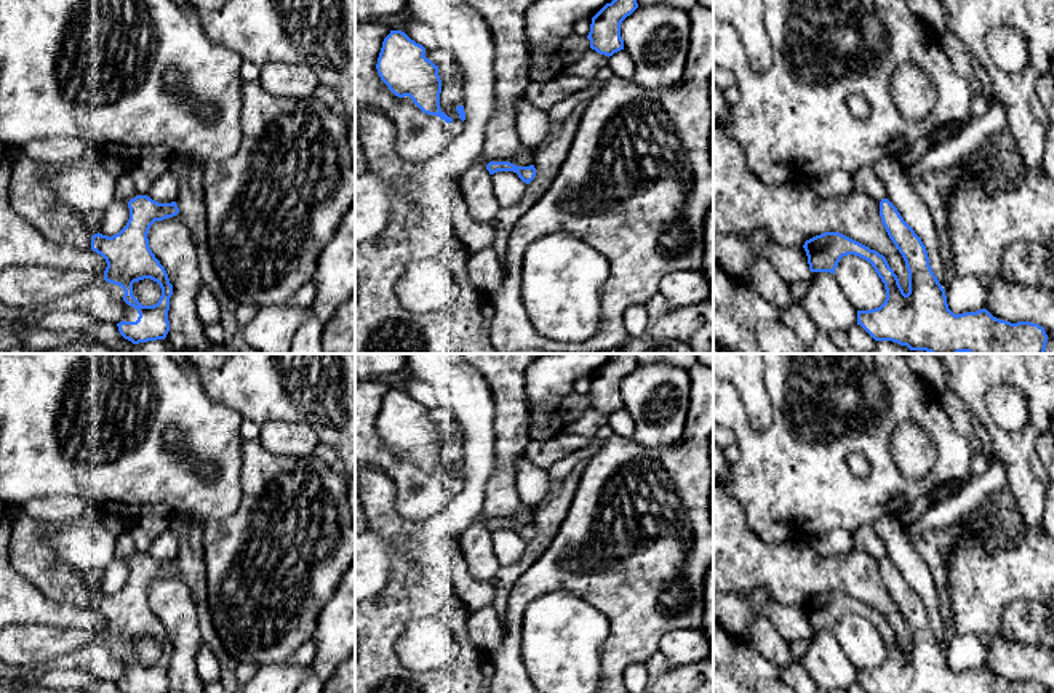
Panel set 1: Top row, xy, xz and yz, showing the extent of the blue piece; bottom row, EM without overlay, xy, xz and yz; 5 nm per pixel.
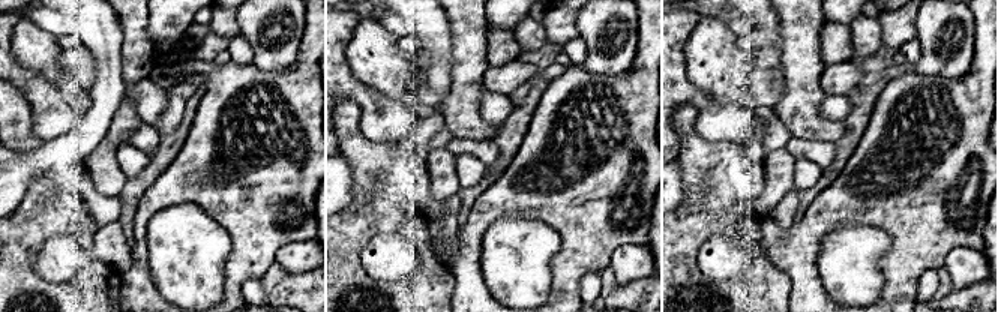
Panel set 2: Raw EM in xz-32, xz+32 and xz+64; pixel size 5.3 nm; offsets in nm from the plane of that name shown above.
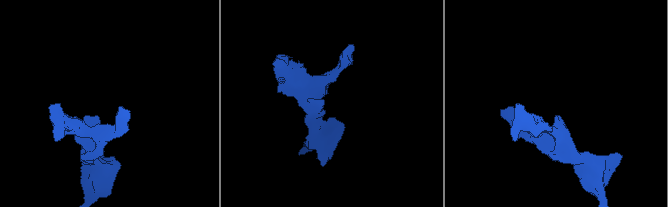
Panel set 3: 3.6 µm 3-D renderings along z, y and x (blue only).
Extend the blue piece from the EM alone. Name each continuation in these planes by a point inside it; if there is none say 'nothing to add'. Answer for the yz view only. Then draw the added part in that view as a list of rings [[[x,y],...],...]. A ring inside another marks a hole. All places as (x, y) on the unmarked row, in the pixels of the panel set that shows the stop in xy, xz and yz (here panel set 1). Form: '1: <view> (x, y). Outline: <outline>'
nothing to add

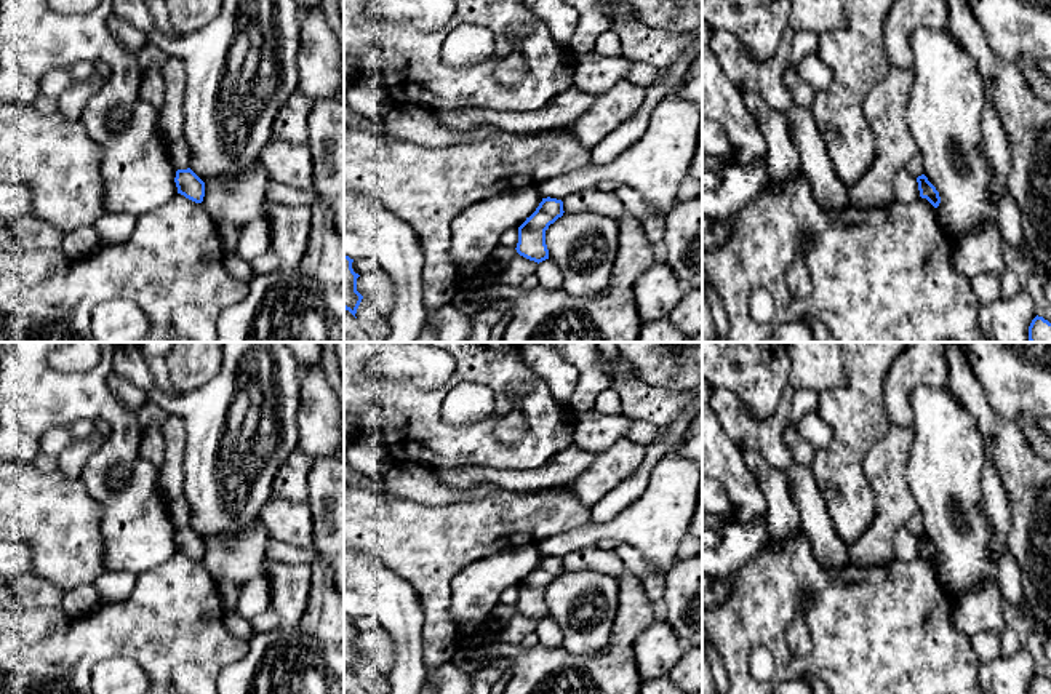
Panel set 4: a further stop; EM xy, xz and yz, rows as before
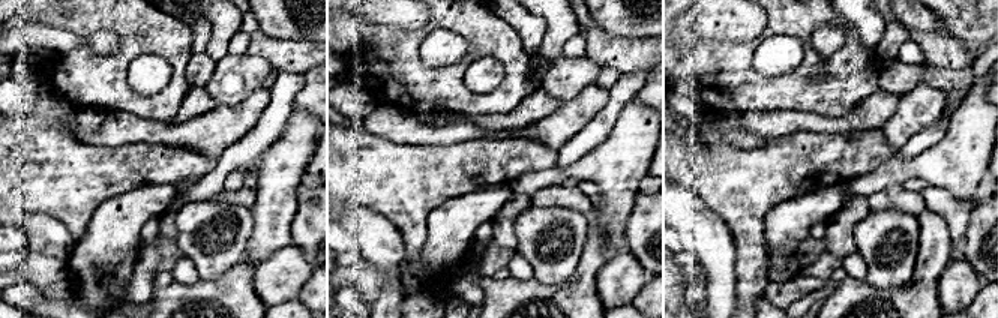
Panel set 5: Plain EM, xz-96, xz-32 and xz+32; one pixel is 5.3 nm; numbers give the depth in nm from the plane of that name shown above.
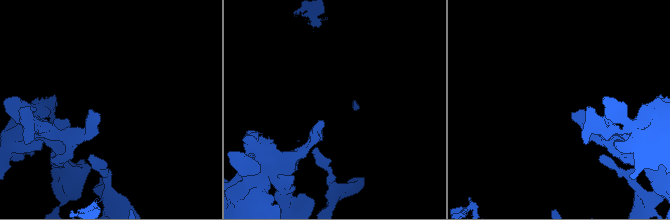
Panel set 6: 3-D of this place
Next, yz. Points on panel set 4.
nothing to add

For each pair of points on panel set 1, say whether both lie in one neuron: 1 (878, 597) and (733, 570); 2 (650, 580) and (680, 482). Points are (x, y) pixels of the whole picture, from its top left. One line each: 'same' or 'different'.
1: same
2: same

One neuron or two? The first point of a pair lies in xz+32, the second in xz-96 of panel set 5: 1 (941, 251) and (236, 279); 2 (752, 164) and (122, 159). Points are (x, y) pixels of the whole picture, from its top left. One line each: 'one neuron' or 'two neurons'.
1: one neuron
2: one neuron

